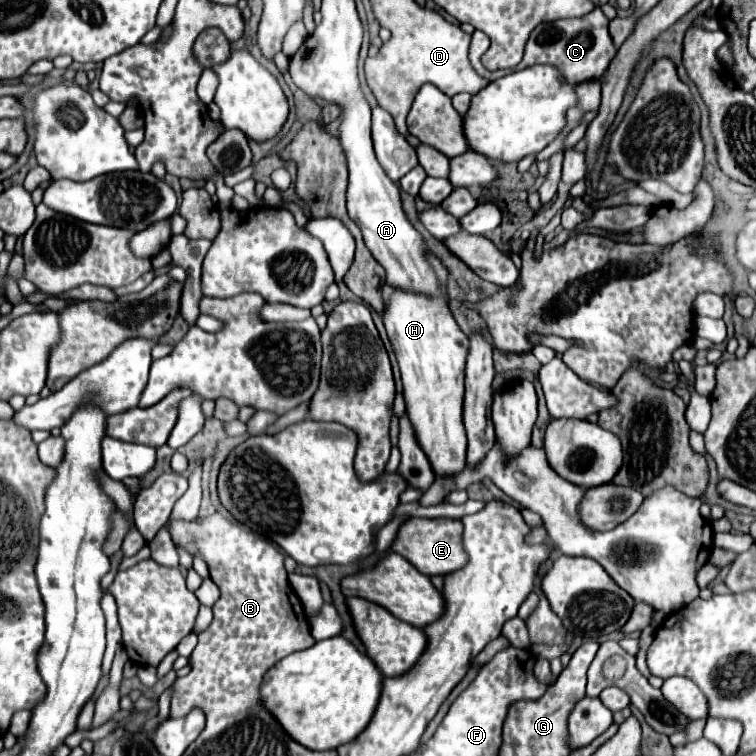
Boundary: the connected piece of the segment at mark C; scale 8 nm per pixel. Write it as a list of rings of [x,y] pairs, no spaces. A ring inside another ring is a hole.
[[[594,7],[588,15],[582,17],[556,19],[552,23],[538,25],[528,37],[526,51],[518,69],[526,69],[532,65],[552,65],[562,73],[566,83],[578,85],[584,81],[598,79],[606,71],[614,55],[616,55],[616,47],[608,33],[608,19],[600,11],[600,7]]]

